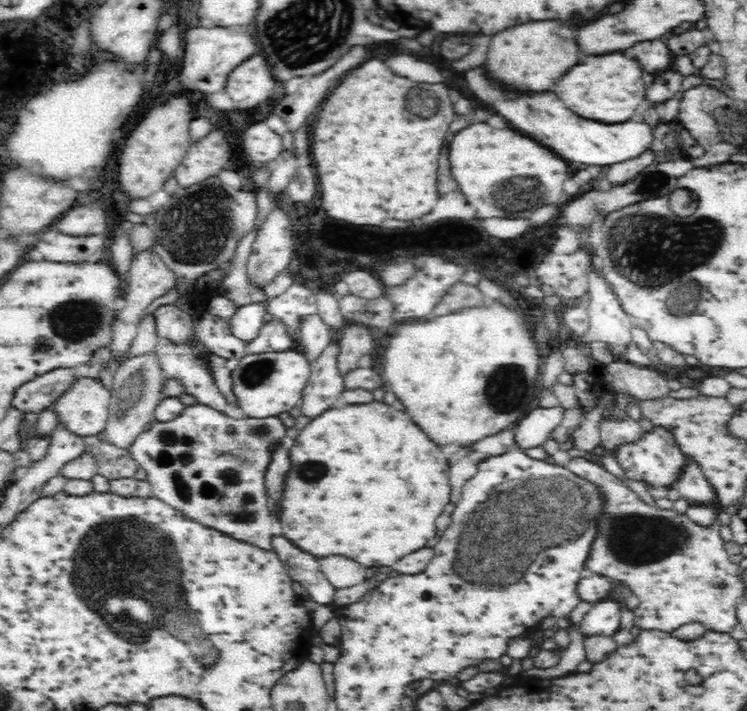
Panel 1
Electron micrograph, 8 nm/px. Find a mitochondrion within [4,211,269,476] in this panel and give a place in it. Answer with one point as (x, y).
(77, 320)

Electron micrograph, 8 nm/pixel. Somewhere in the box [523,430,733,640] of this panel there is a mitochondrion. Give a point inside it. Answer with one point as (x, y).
(635, 539)

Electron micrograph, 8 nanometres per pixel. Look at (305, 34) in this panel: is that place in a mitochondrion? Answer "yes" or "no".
yes

